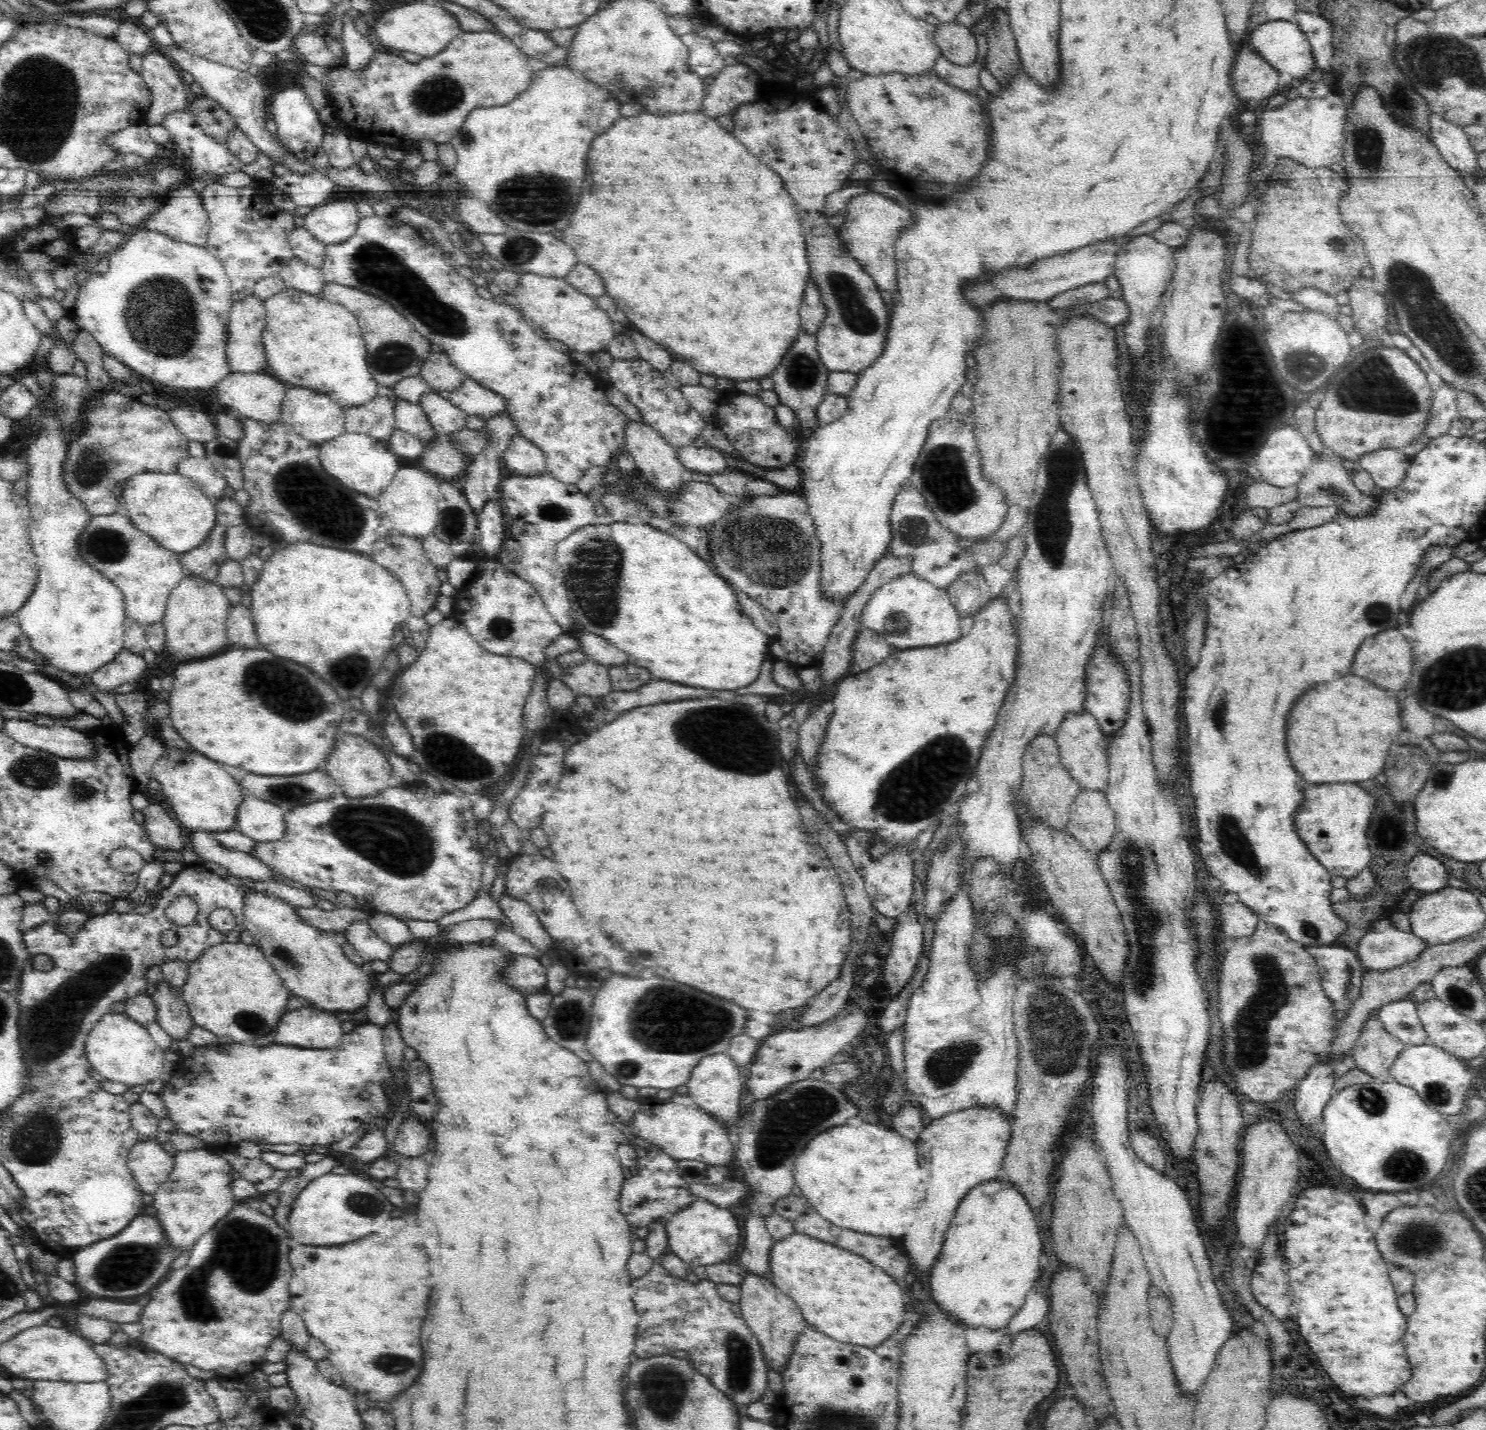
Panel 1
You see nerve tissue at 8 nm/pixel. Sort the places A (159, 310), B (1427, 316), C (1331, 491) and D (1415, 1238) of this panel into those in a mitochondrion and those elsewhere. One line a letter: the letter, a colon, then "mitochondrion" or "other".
A: mitochondrion
B: mitochondrion
C: mitochondrion
D: mitochondrion

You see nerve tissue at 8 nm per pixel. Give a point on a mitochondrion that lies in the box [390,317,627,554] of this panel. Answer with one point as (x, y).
(452, 522)

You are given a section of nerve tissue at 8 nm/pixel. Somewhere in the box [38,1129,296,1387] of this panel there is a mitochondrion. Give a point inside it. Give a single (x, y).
(251, 1254)

